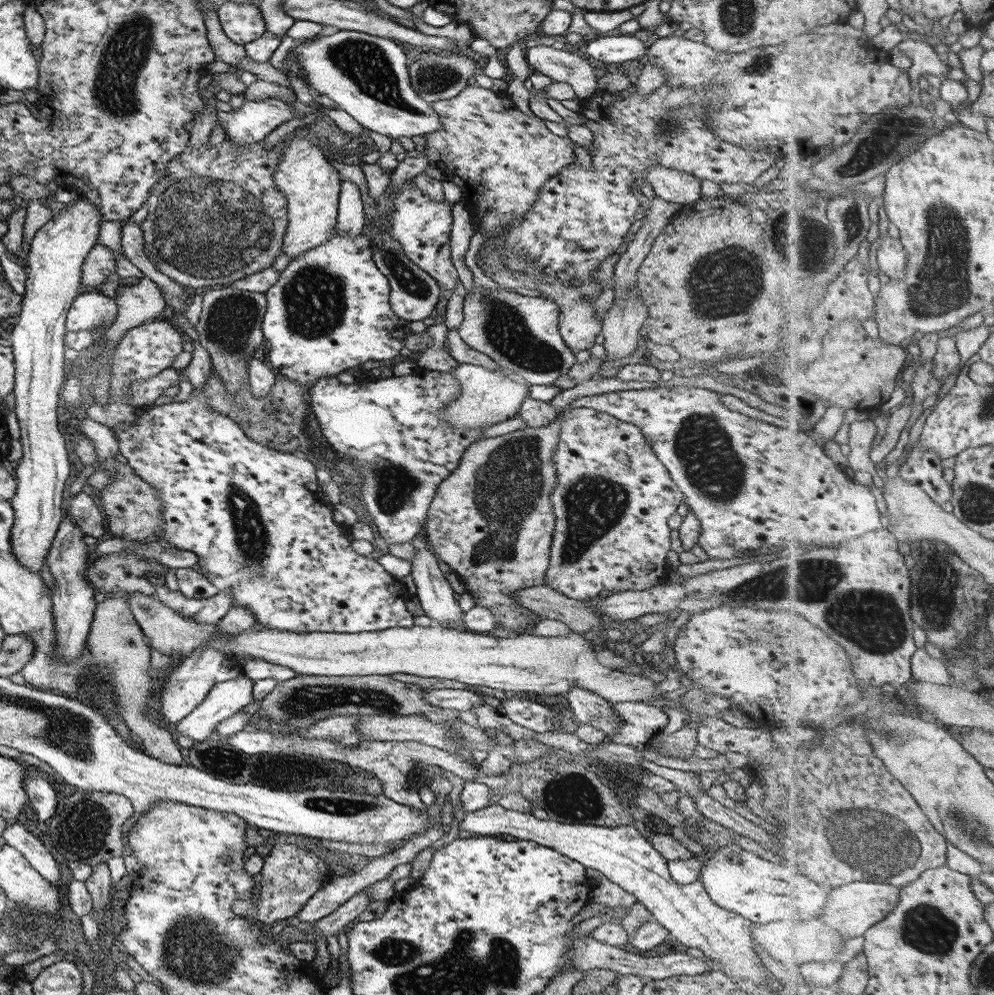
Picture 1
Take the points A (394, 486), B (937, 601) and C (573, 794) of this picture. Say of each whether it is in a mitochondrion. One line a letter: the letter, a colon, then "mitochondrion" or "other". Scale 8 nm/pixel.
A: mitochondrion
B: mitochondrion
C: mitochondrion

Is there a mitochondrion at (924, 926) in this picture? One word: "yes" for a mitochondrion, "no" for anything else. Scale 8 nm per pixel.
yes

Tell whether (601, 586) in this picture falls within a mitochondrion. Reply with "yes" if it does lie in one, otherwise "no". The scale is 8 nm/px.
no

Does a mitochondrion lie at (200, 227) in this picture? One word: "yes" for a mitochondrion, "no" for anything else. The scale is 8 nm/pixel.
yes

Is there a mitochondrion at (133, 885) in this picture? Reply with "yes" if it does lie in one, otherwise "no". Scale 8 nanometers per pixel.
no

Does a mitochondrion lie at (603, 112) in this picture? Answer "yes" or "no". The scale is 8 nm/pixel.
no

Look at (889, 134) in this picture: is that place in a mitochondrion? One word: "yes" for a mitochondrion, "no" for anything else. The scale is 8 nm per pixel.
yes

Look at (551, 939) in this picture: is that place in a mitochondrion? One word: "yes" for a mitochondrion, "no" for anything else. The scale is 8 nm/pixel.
no

